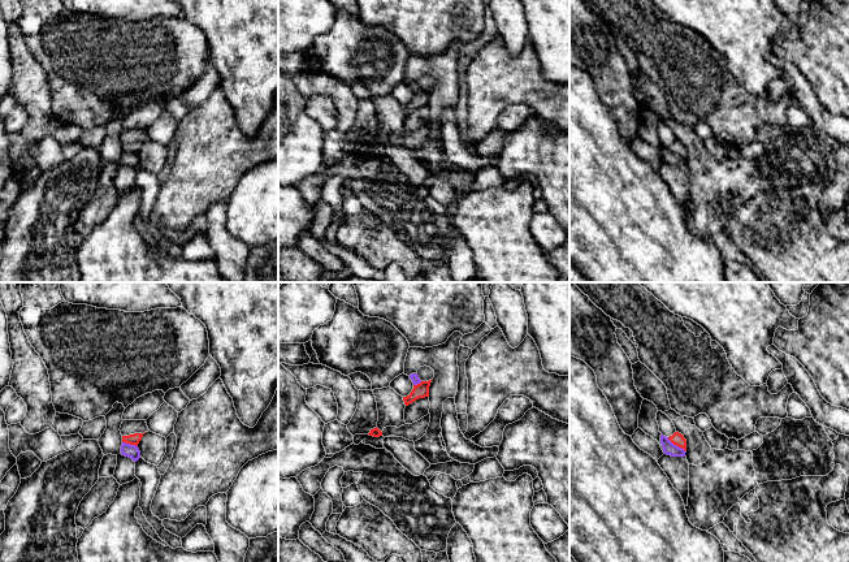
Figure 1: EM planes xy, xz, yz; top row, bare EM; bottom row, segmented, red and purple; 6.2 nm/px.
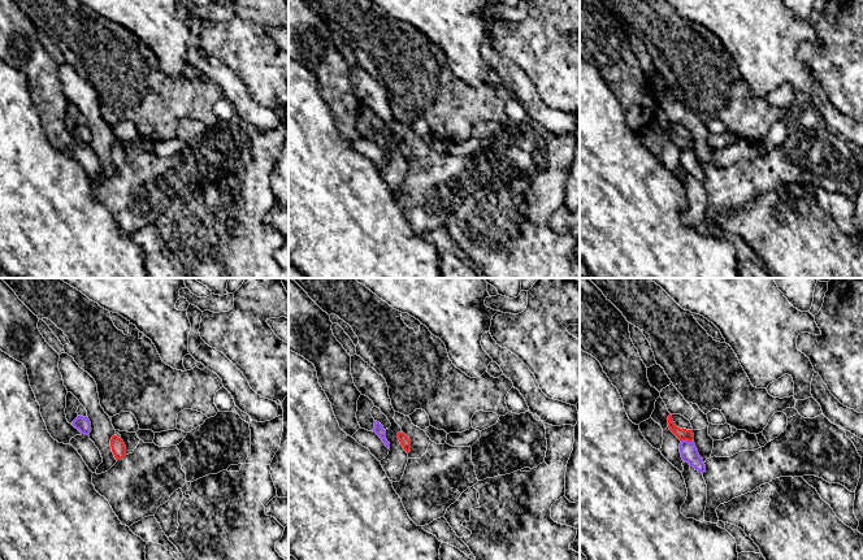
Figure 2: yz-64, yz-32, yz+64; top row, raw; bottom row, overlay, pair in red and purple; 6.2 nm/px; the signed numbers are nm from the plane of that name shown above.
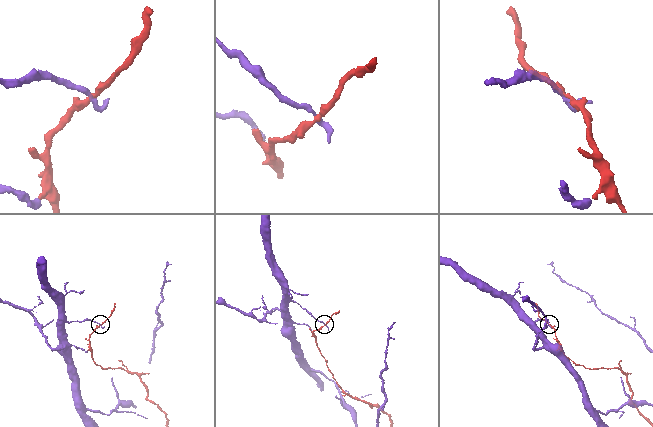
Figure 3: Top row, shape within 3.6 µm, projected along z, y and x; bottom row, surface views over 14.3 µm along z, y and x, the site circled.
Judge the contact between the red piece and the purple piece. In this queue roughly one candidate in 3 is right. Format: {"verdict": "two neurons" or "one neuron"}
{"verdict": "two neurons"}

